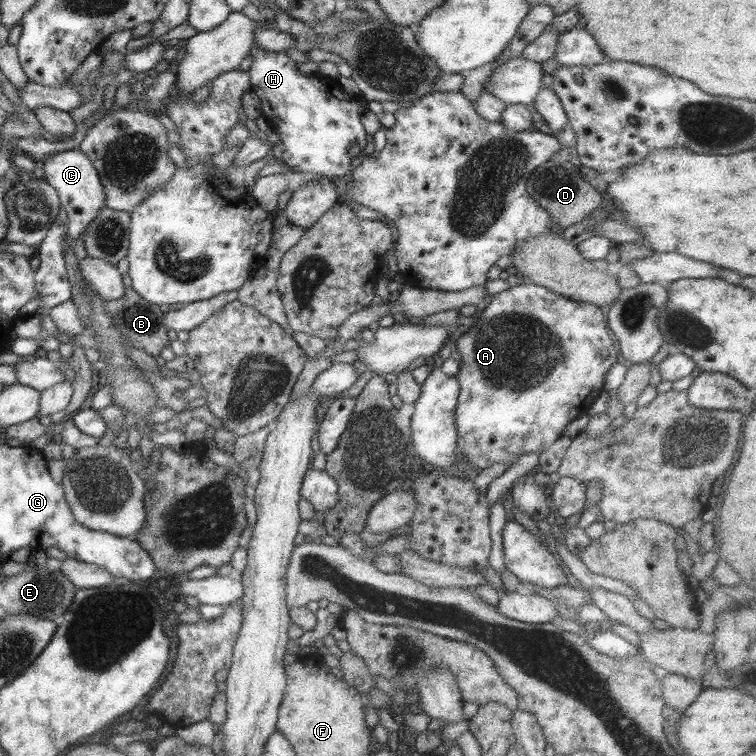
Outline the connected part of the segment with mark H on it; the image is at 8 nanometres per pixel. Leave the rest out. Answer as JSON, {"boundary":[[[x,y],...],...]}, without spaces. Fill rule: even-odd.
{"boundary":[[[253,44],[249,47],[248,56],[251,66],[248,70],[250,90],[261,100],[261,116],[267,120],[274,135],[280,140],[272,148],[273,156],[287,165],[288,170],[296,173],[311,173],[331,179],[333,176],[342,177],[350,168],[351,160],[367,143],[365,131],[361,125],[361,114],[365,112],[365,101],[358,95],[347,94],[337,80],[327,80],[318,75],[302,76],[296,62],[289,59],[283,51],[271,52]]]}

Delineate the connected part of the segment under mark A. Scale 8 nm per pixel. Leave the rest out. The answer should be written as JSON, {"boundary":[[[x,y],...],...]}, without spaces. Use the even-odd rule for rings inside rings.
{"boundary":[[[519,283],[513,288],[507,288],[503,292],[493,295],[491,302],[481,312],[481,316],[475,320],[475,324],[471,324],[471,328],[457,340],[454,350],[455,357],[459,363],[455,377],[460,385],[457,406],[455,406],[454,410],[456,452],[463,456],[469,470],[481,471],[499,462],[506,464],[508,467],[517,462],[517,459],[522,454],[543,452],[561,436],[563,429],[569,422],[586,415],[597,395],[600,395],[603,391],[605,373],[614,362],[617,362],[617,346],[610,336],[611,334],[606,328],[604,309],[587,302],[573,302],[570,299],[563,298],[563,296],[553,294],[550,290],[543,289],[543,286],[536,286],[532,283]]]}

